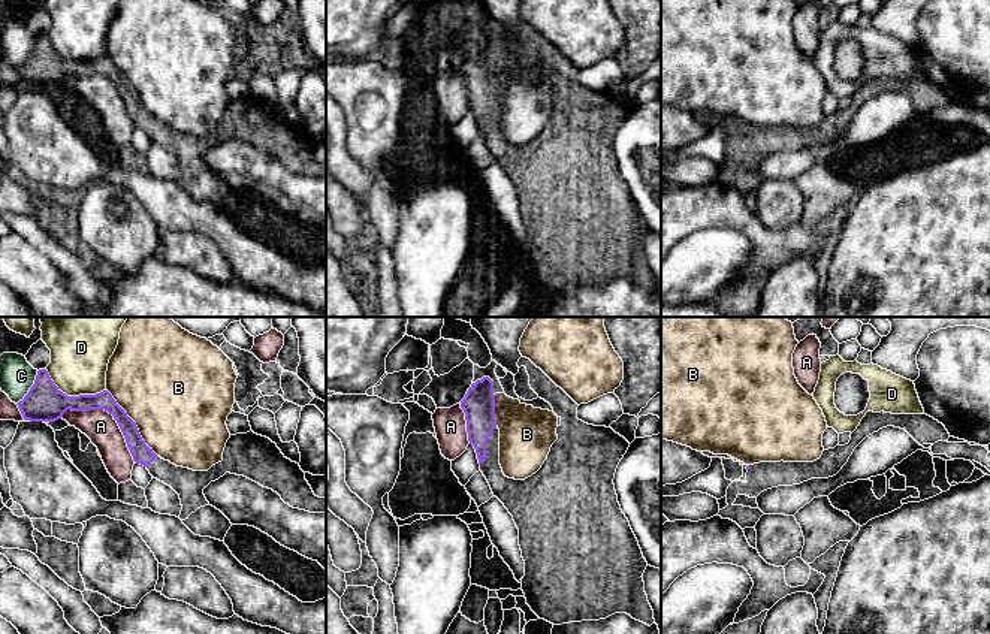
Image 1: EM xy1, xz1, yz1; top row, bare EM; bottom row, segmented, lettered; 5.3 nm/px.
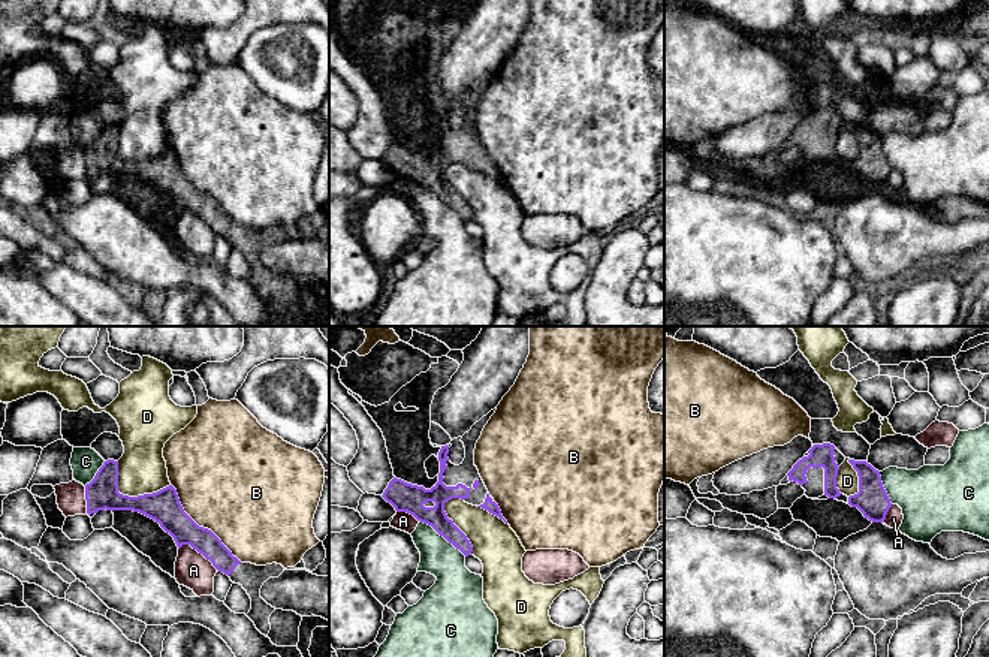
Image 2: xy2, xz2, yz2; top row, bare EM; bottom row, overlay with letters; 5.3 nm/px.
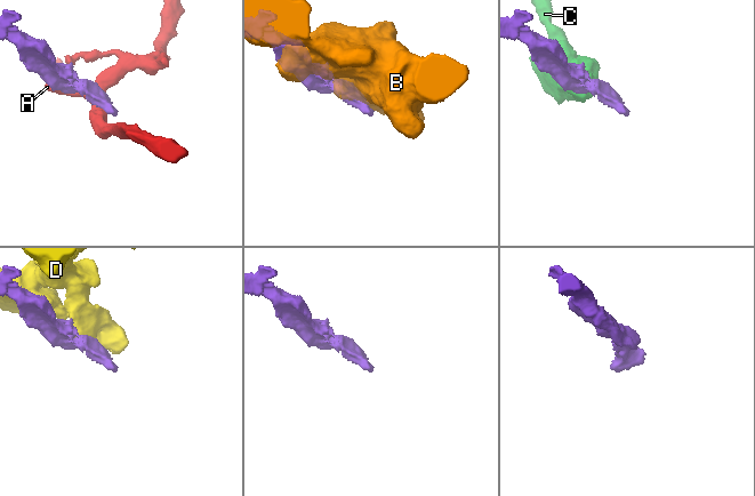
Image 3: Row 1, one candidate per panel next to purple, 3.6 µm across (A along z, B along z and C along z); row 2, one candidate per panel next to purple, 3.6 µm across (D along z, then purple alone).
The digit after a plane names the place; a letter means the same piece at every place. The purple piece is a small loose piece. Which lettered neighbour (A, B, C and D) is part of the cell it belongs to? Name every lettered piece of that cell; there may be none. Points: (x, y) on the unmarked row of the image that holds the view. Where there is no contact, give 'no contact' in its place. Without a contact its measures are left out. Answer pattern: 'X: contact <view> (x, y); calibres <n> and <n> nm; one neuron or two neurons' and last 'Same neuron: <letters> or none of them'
A: contact xy1 (109, 78); calibres 100 and 170 nm; two neurons
B: contact xy2 (201, 192); calibres 180 and 480 nm; two neurons
C: contact xz2 (443, 201); calibres 130 and 200 nm; two neurons
D: contact xy2 (127, 160); calibres 180 and 260 nm; two neurons
Same neuron: none of them

